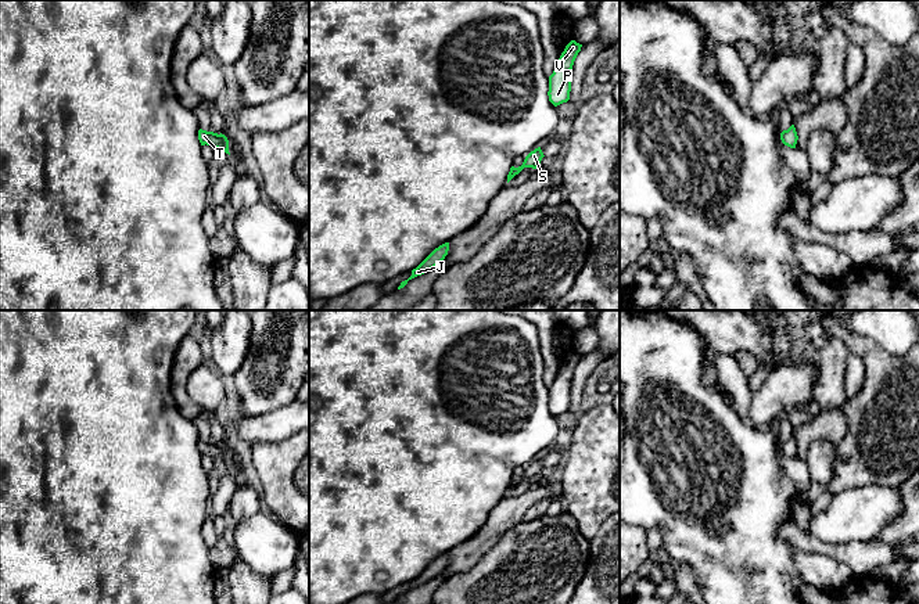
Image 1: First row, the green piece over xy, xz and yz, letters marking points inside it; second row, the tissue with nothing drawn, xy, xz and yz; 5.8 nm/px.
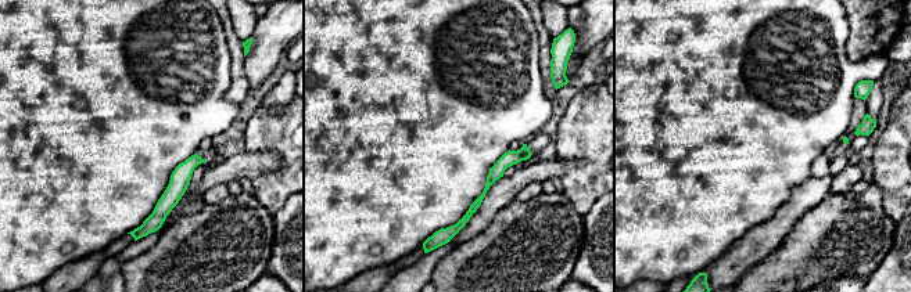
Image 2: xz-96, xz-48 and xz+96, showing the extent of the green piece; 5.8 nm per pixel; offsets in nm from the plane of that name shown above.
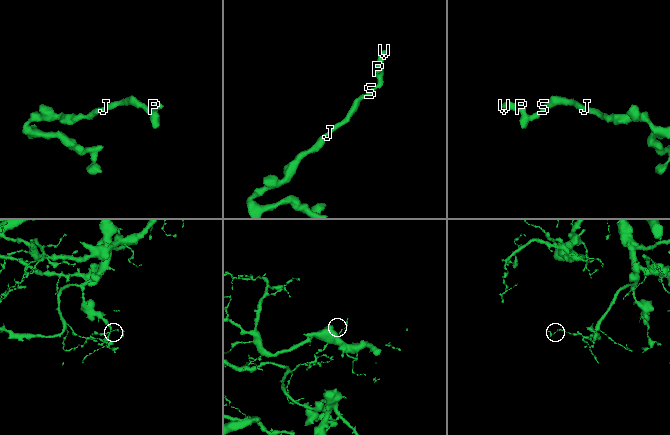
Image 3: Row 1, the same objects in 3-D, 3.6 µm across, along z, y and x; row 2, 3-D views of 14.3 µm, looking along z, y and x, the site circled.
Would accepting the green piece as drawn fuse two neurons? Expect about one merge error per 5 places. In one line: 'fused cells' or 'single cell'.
single cell

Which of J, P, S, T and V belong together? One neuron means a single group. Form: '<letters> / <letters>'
J P S T V

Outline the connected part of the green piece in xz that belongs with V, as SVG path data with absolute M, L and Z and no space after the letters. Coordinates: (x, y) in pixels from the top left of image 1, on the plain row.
M571 350L561 363L553 384L549 387L549 411L557 417L570 410L571 380L582 355Z

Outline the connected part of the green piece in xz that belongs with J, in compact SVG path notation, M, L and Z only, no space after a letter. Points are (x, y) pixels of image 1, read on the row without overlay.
M445 553L435 558L416 579L412 580L412 586L408 590L402 592L398 600L403 598L409 590L421 586L428 580L434 579L437 575L439 575L448 565L448 561L449 553Z

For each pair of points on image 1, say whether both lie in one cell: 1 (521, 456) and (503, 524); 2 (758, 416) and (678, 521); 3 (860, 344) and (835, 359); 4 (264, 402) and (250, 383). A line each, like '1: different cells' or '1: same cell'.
1: different cells
2: different cells
3: different cells
4: same cell

